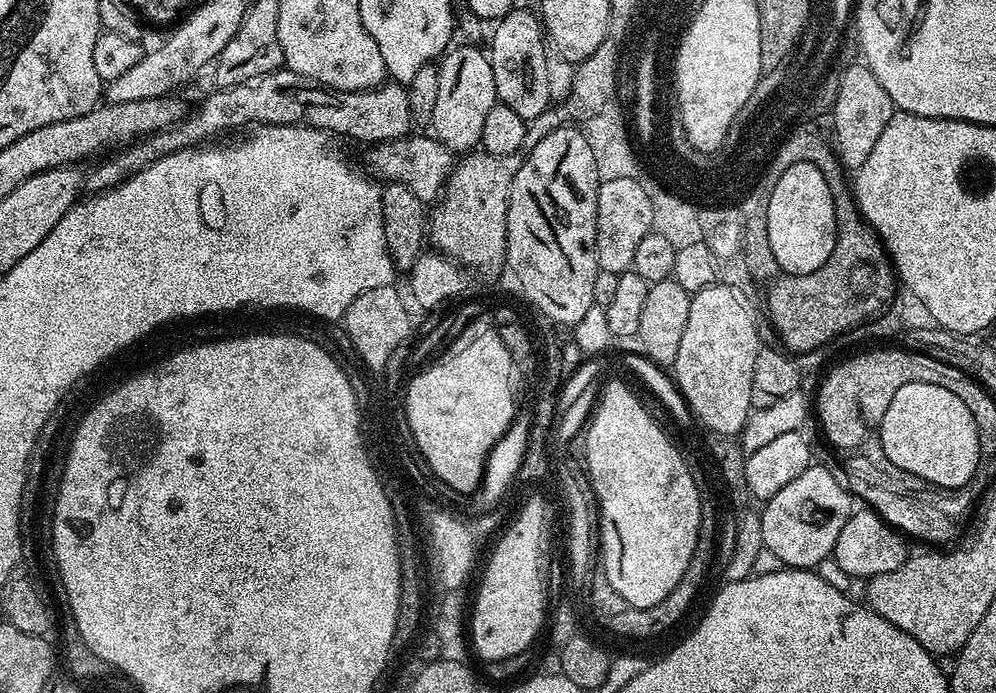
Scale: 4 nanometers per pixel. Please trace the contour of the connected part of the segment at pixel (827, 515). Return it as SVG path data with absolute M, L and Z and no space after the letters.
M819 462L809 464L805 472L794 478L794 482L782 486L782 490L763 505L760 525L767 555L769 552L777 556L781 565L790 568L819 569L819 564L835 553L838 534L842 534L842 526L846 526L853 511L853 497L841 477L836 477Z

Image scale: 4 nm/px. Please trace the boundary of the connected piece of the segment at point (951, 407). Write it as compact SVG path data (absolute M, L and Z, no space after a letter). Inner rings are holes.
M915 380L903 384L886 406L886 414L878 423L878 436L879 432L878 445L895 466L938 487L963 488L980 462L976 414L944 382Z

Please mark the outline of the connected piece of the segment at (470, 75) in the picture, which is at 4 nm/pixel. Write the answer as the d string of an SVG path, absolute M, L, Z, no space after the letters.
M464 42L461 48L453 47L445 51L438 64L438 102L434 102L434 114L430 132L440 143L445 144L453 154L467 154L479 145L482 138L482 126L486 123L486 114L498 103L494 86L494 70L491 59L479 52L479 47Z

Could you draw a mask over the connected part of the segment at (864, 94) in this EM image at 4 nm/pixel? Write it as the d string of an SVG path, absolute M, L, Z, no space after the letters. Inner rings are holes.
M863 62L852 64L840 76L840 85L836 88L836 101L832 104L832 124L830 132L834 137L834 149L845 169L855 170L866 162L870 150L874 150L874 142L886 130L886 122L890 122L894 105L890 94L882 90L882 82L874 78L874 74Z

